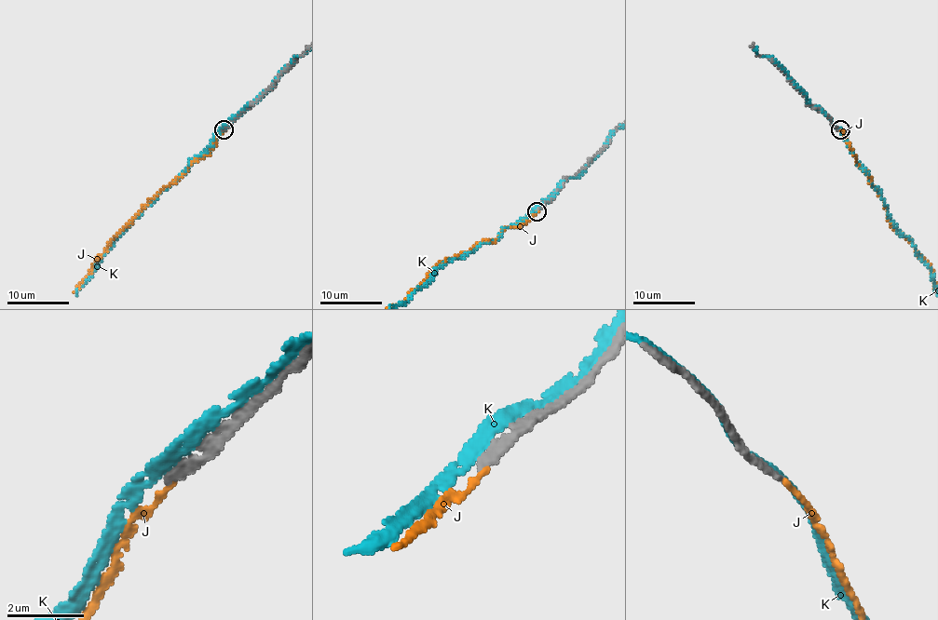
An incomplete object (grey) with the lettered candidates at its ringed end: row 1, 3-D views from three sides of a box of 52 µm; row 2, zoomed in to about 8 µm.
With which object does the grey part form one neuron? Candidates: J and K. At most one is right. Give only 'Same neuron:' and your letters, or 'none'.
Same neuron: J

